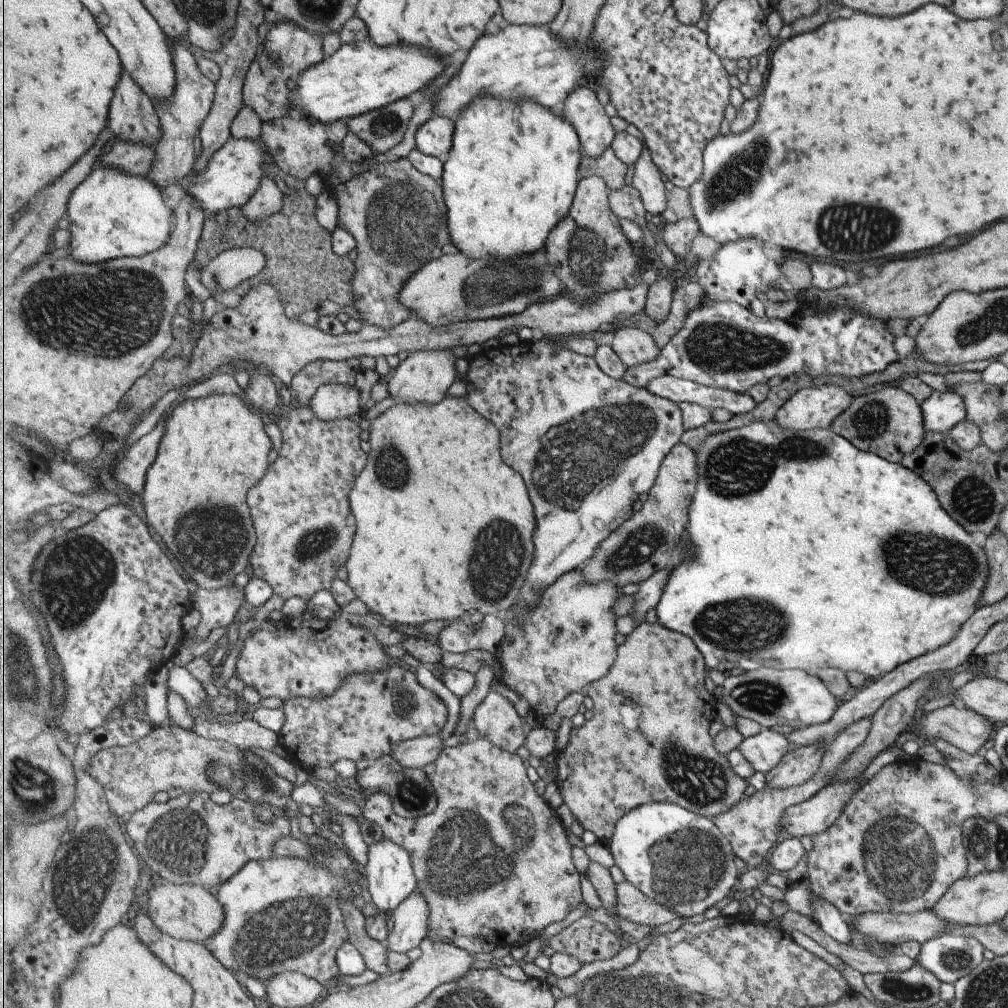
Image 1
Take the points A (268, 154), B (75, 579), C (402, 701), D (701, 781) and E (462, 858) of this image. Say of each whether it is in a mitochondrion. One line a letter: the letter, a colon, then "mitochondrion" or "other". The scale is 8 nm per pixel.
A: other
B: mitochondrion
C: mitochondrion
D: mitochondrion
E: mitochondrion

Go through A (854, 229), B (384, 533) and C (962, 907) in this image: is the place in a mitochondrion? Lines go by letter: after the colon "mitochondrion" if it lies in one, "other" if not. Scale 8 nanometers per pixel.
A: mitochondrion
B: other
C: other

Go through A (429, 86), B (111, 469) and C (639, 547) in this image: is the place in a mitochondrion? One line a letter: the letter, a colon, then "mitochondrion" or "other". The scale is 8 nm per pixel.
A: other
B: other
C: mitochondrion

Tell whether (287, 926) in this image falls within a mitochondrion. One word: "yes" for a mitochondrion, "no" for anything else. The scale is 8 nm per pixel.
yes

